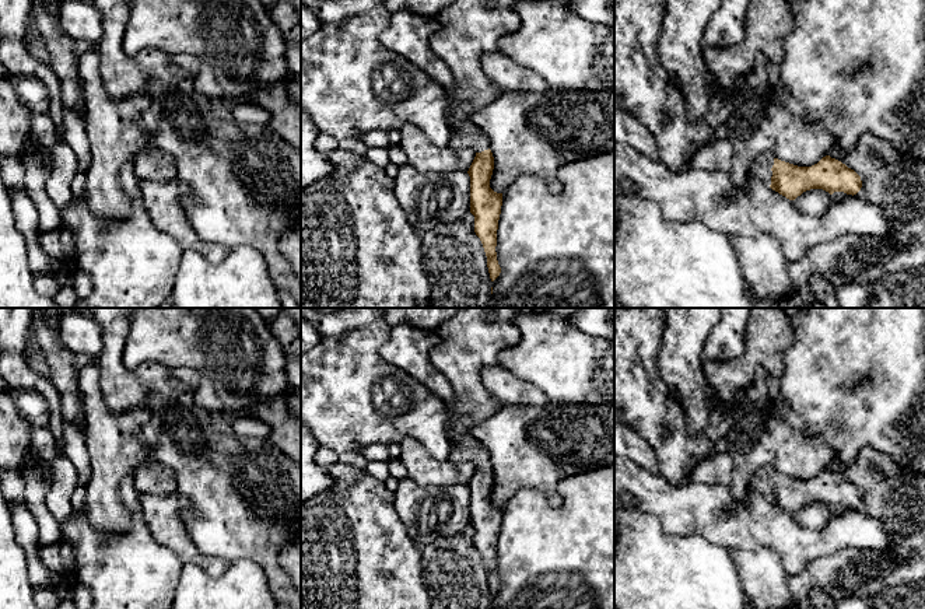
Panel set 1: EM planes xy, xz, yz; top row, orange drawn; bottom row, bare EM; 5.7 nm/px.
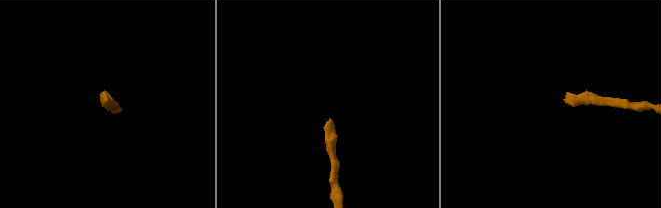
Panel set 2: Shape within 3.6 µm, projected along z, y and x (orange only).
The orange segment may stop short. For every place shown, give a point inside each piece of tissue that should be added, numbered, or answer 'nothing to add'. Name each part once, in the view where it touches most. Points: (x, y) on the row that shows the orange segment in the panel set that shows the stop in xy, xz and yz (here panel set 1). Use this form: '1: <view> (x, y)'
1: yz (761, 167)

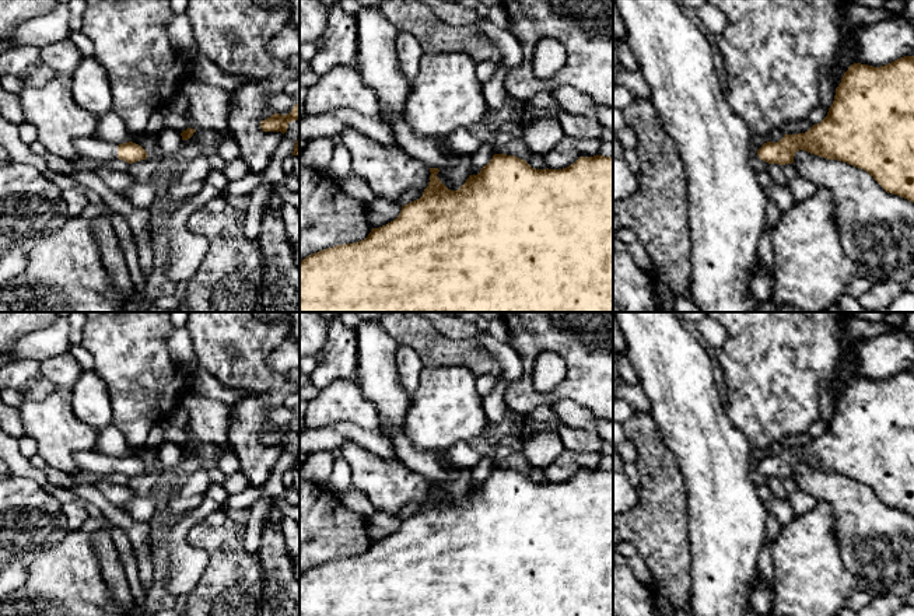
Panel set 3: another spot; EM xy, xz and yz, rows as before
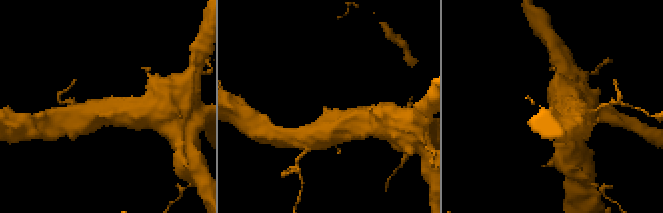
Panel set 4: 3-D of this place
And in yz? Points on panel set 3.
nothing to add

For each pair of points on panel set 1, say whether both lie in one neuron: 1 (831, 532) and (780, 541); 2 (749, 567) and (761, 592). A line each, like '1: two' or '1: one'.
1: one
2: one

